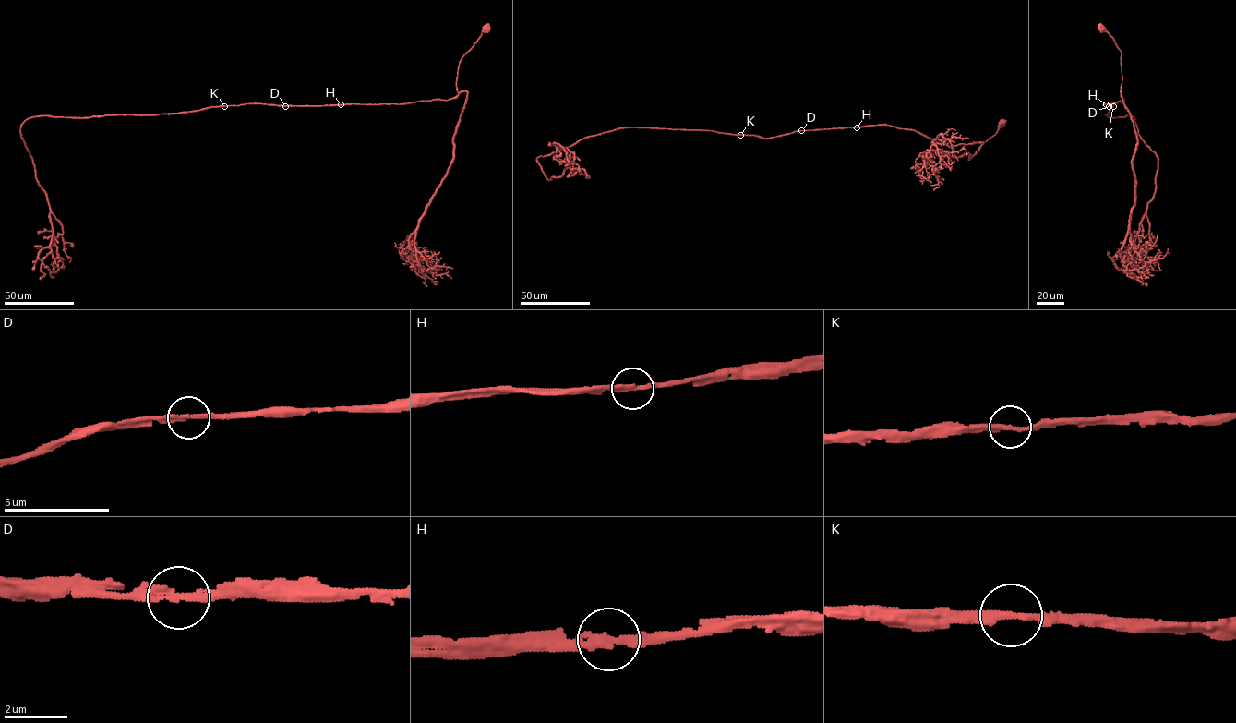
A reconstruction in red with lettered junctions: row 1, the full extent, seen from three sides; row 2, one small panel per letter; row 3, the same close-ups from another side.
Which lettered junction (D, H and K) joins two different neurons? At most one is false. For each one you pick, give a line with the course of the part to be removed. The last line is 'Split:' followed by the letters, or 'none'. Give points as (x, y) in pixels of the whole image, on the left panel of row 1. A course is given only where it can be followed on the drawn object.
Split: none

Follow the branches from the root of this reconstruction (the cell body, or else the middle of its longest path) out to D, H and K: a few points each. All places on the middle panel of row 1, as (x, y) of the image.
D: (1001, 123), (996, 133), (985, 142), (956, 145), (939, 143), (914, 130), (888, 125), (801, 130)
H: (1001, 123), (996, 133), (985, 142), (956, 145), (939, 143), (914, 130), (891, 126), (857, 127)
K: (1001, 123), (985, 142), (956, 145), (939, 143), (914, 130), (884, 125), (800, 130), (768, 138), (740, 135)

